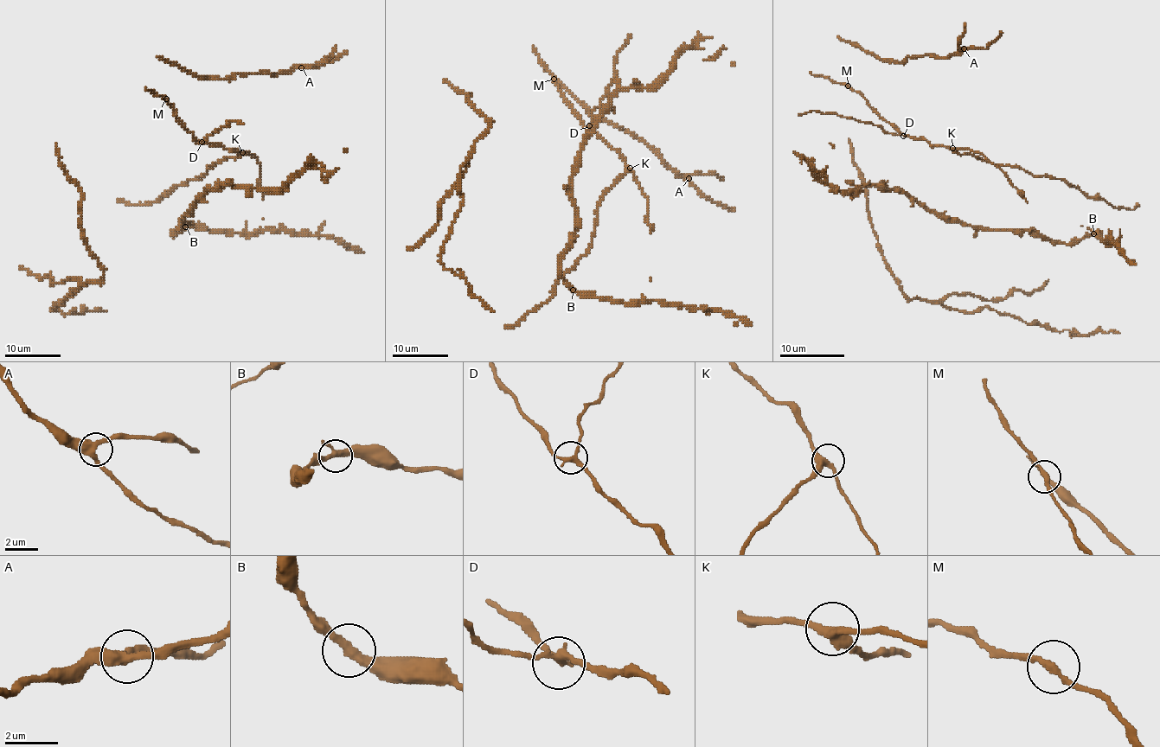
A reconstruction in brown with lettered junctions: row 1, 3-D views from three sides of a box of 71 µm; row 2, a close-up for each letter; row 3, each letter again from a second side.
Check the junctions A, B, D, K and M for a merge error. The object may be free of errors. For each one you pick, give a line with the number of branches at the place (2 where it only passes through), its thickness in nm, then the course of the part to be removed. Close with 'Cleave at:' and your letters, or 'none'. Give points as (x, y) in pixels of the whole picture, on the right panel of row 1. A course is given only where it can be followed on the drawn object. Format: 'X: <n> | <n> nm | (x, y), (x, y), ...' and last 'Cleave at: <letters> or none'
D: 3 | 240 nm | (904, 137), (887, 133), (880, 125), (849, 117), (810, 111), (798, 115)
Cleave at: D

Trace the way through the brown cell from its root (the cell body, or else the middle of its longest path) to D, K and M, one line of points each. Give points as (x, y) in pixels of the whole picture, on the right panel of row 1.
D: (1071, 185), (1061, 179), (1032, 175), (1017, 167), (998, 166), (945, 146), (933, 146), (925, 140), (904, 137)
K: (1071, 185), (1061, 179), (1032, 175), (1017, 167), (998, 166), (970, 154), (959, 154), (952, 148)
M: (1071, 185), (1061, 179), (1032, 175), (1017, 167), (998, 166), (902, 135), (849, 86)

